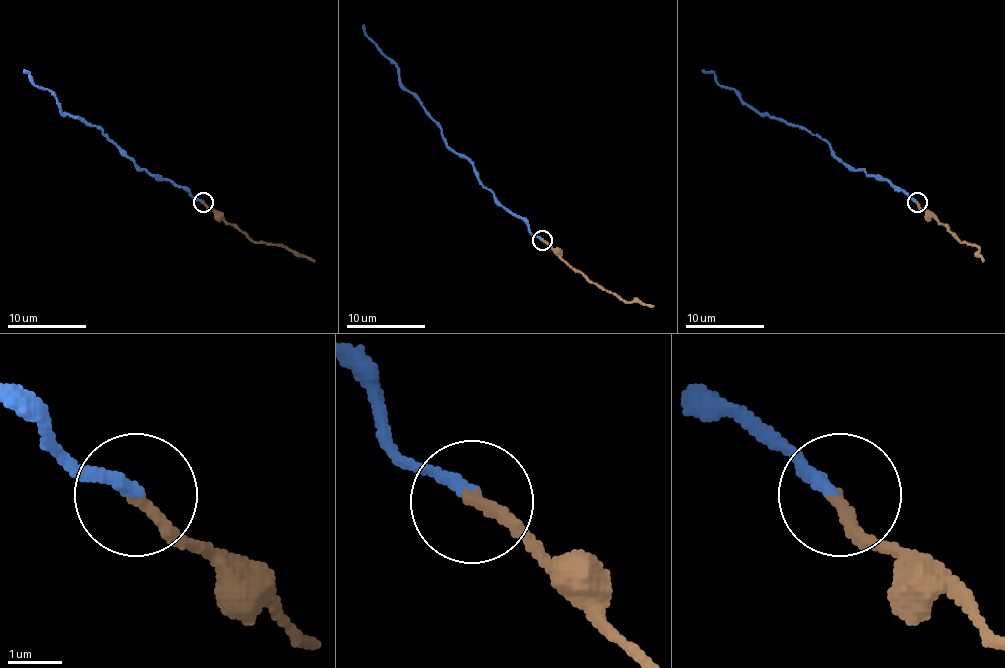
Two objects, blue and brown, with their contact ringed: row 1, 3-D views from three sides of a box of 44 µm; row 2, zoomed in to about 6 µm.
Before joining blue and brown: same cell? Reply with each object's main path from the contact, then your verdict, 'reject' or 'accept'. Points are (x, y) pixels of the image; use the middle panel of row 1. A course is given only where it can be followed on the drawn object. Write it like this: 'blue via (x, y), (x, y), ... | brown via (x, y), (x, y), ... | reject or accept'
blue via (542, 241), (483, 185), (479, 173), (447, 144), (439, 126), (404, 86), (400, 69), (366, 35), (364, 25) | brown via (542, 241), (592, 282), (627, 302), (653, 306) | accept

